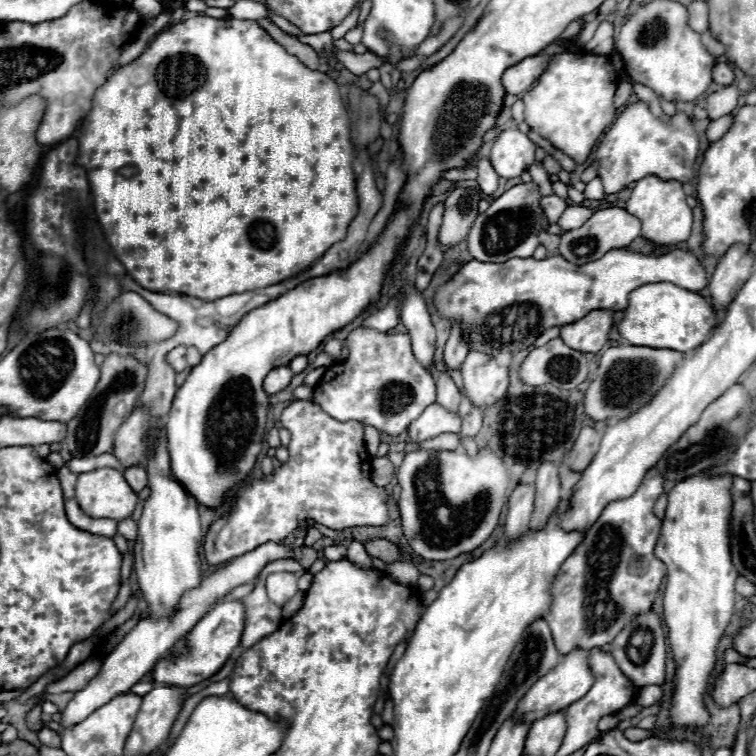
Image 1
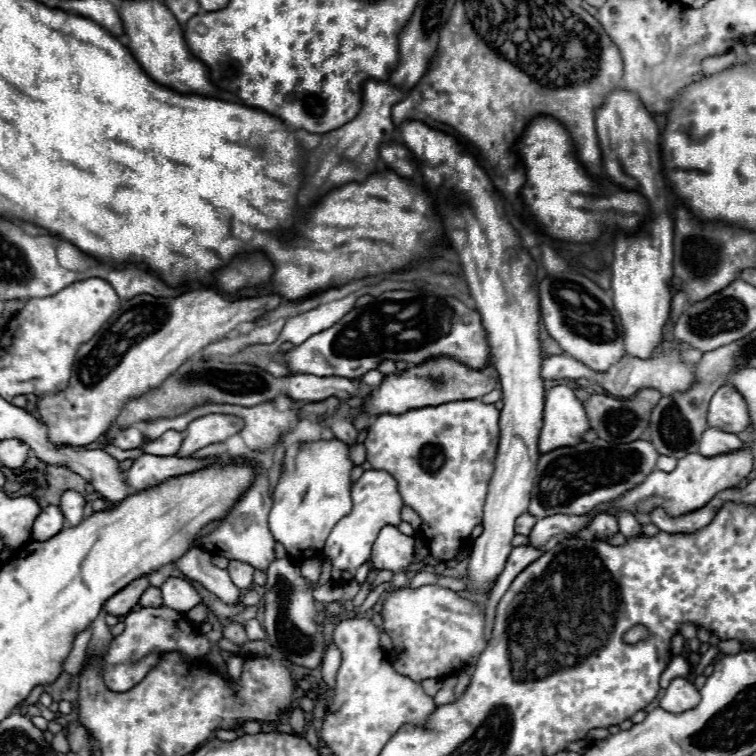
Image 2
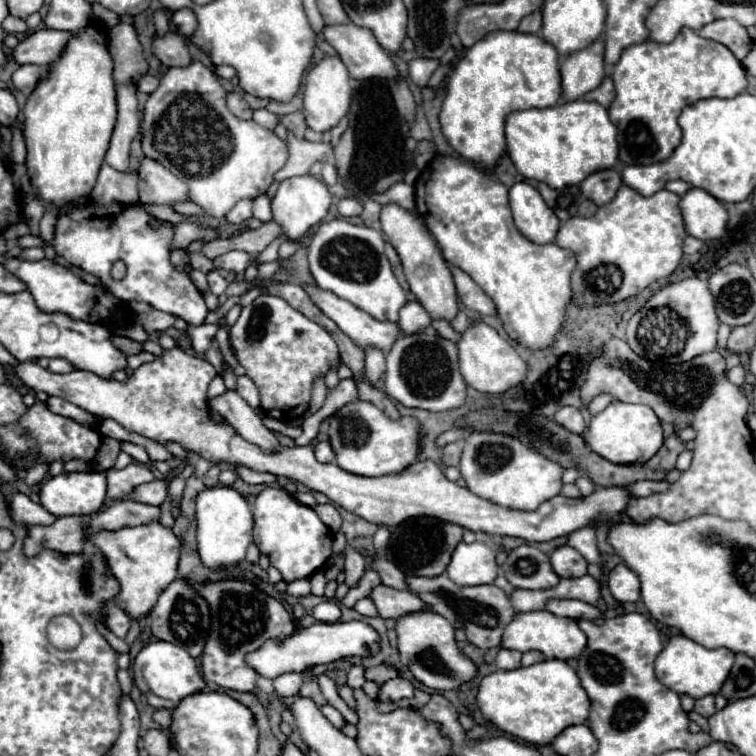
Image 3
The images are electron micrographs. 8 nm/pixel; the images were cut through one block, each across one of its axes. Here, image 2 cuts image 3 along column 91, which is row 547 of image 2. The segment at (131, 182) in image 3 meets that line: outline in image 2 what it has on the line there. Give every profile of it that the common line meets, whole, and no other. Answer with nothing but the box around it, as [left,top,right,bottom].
[174,546,240,604]

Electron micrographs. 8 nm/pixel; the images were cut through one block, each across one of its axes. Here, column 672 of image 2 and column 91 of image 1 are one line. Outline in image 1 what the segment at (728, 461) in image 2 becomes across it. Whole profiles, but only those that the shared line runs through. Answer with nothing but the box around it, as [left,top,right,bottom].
[76,468,138,520]

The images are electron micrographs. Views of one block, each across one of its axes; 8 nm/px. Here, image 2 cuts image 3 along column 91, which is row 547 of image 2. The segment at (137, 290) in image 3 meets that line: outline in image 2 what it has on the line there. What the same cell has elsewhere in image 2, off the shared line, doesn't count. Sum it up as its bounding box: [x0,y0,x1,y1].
[200,468,276,570]

